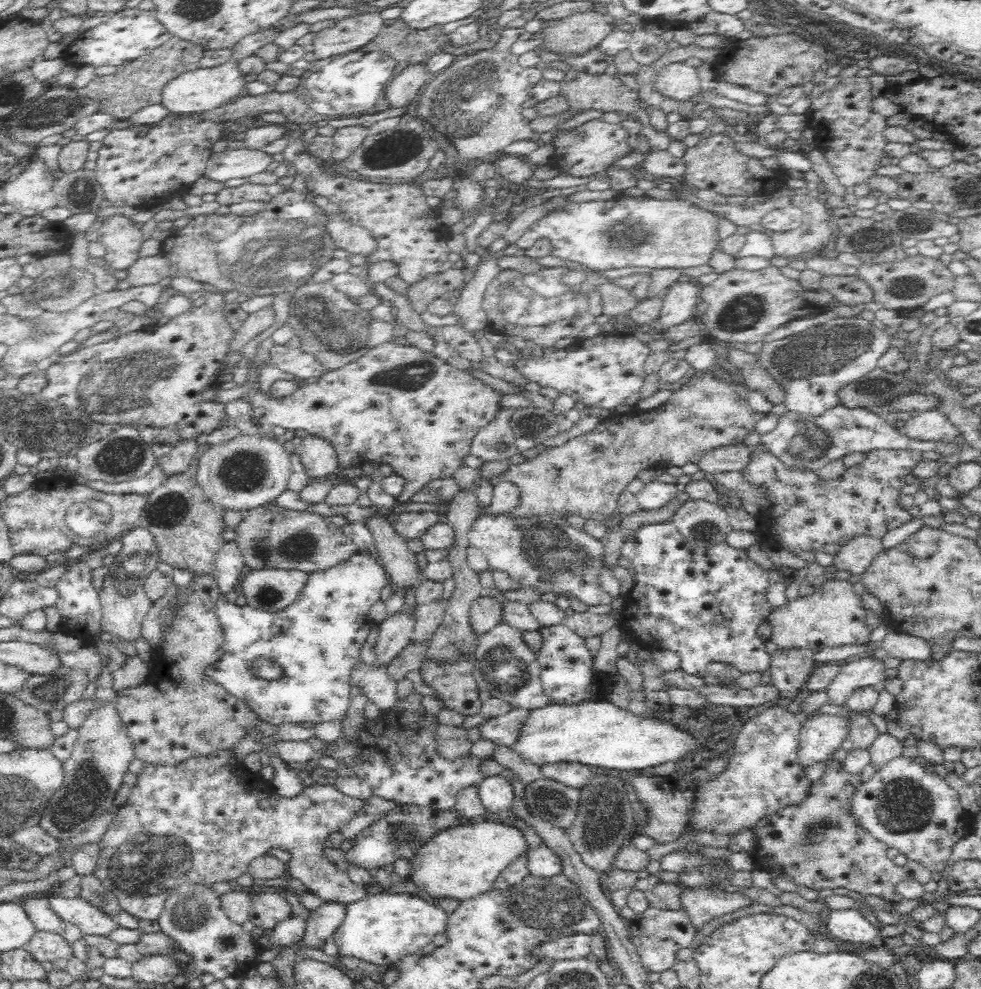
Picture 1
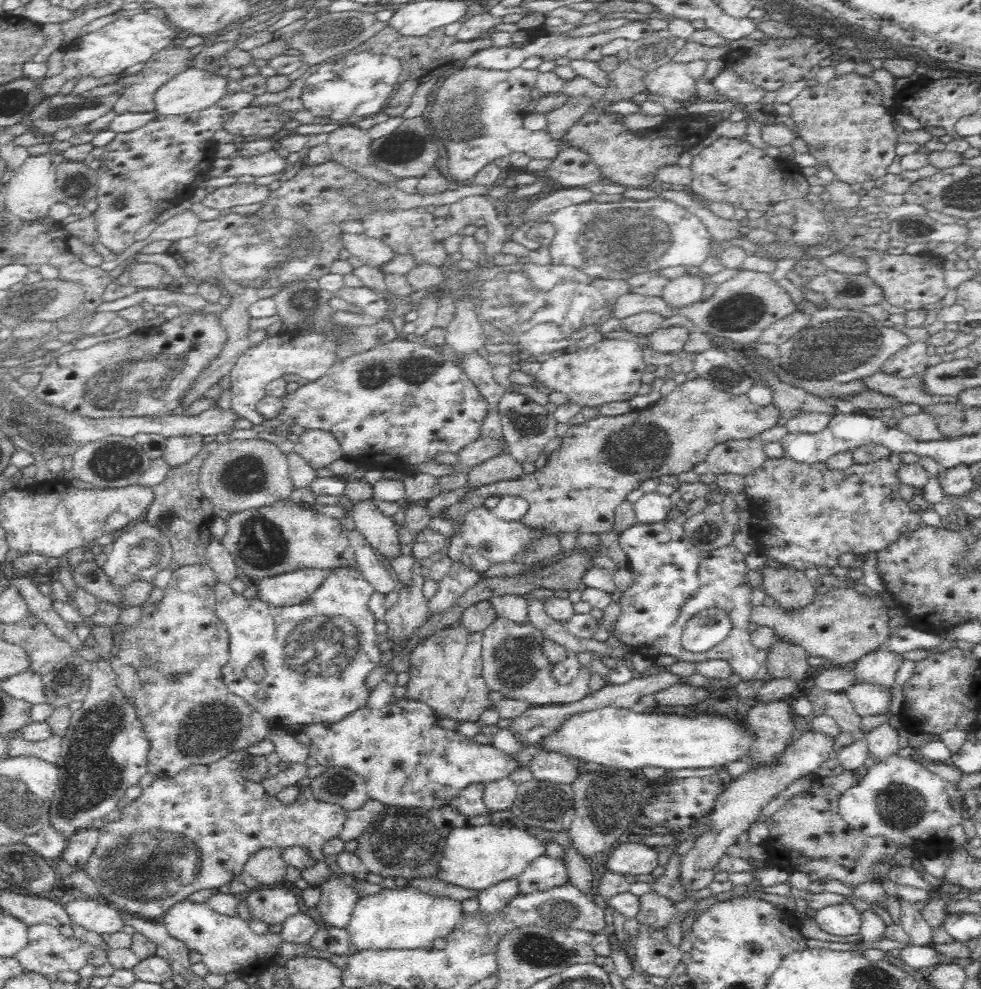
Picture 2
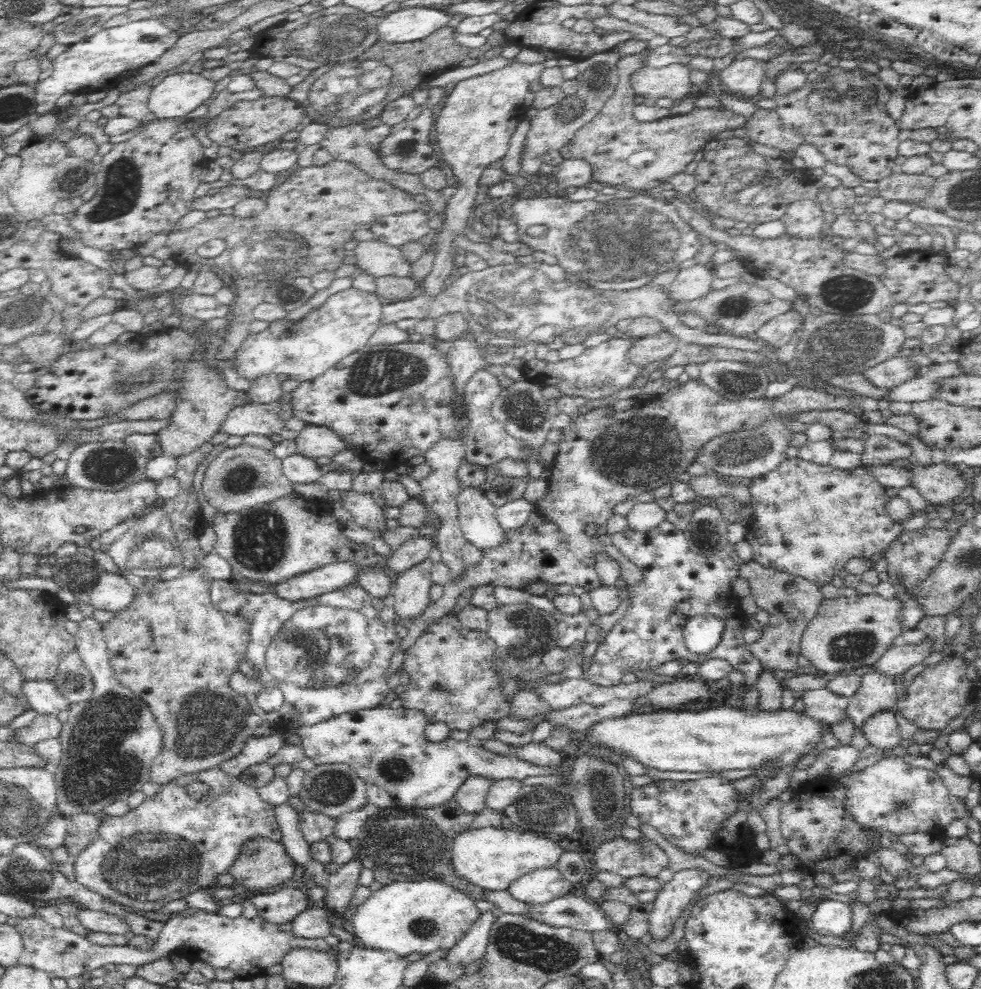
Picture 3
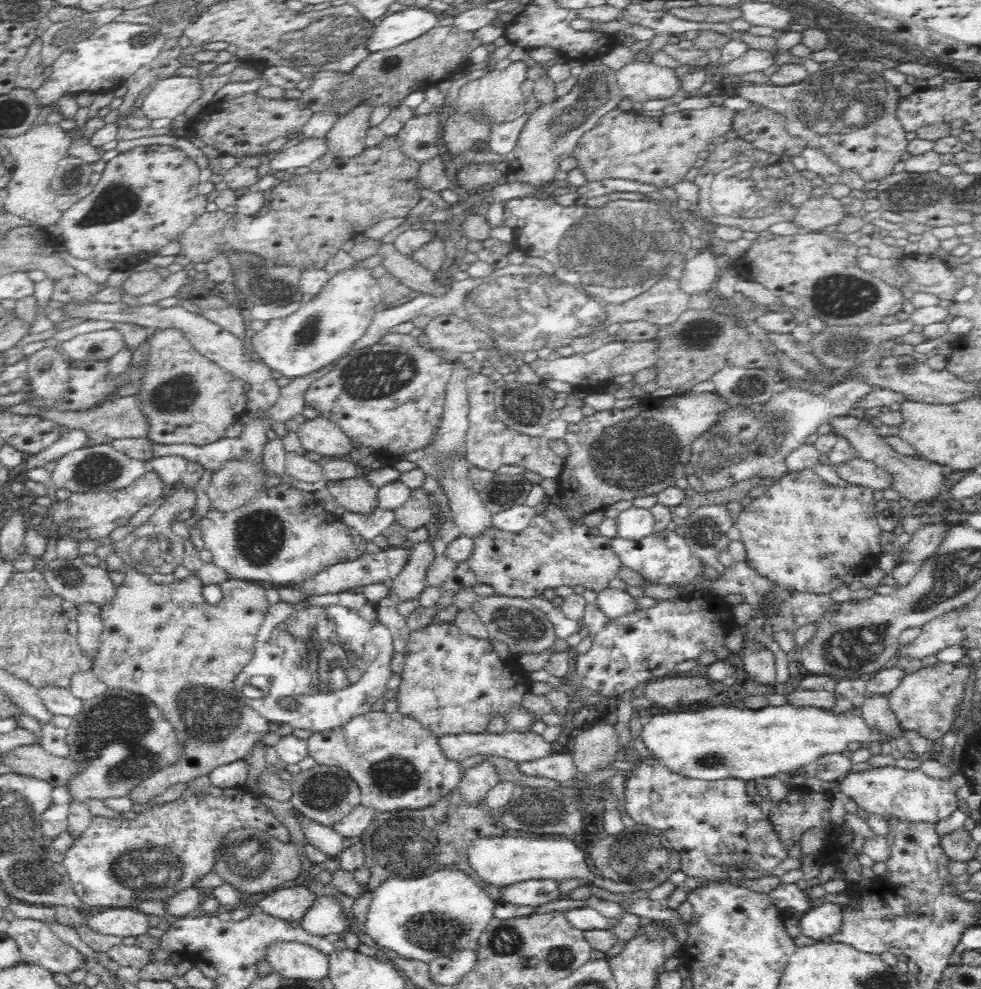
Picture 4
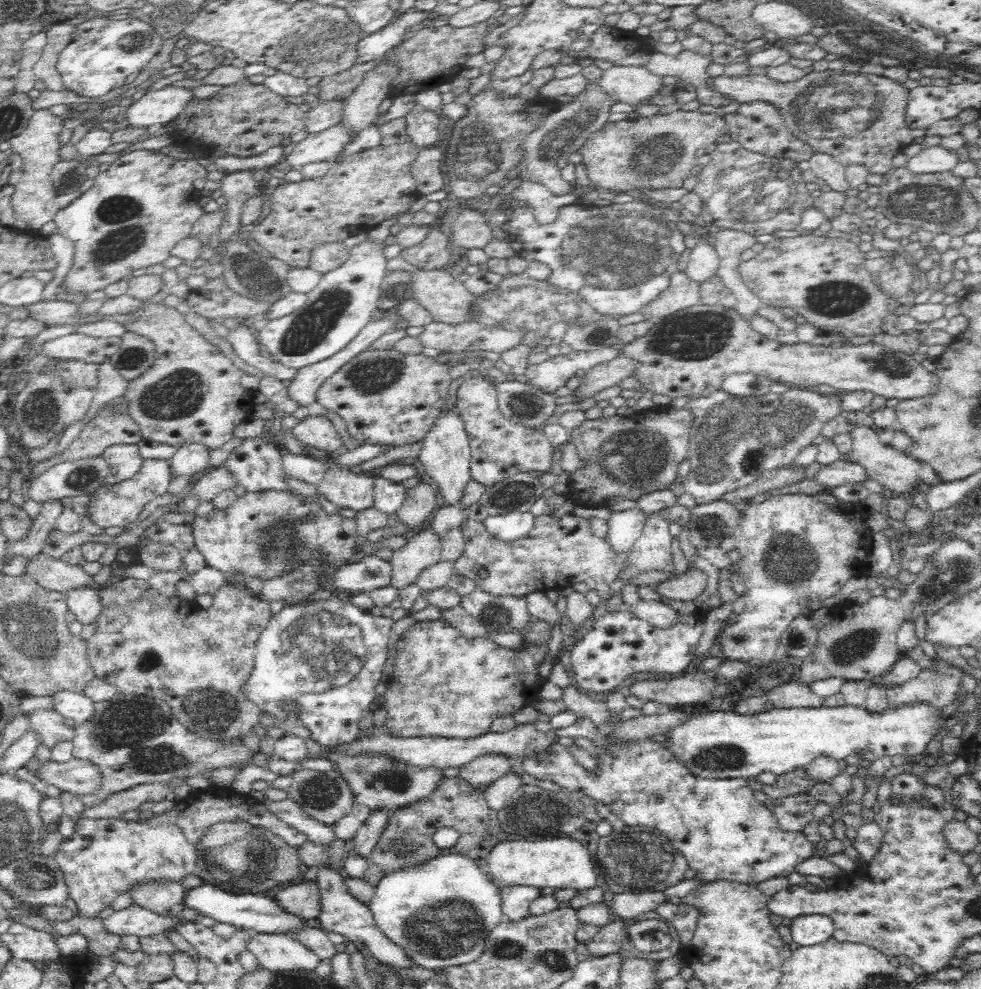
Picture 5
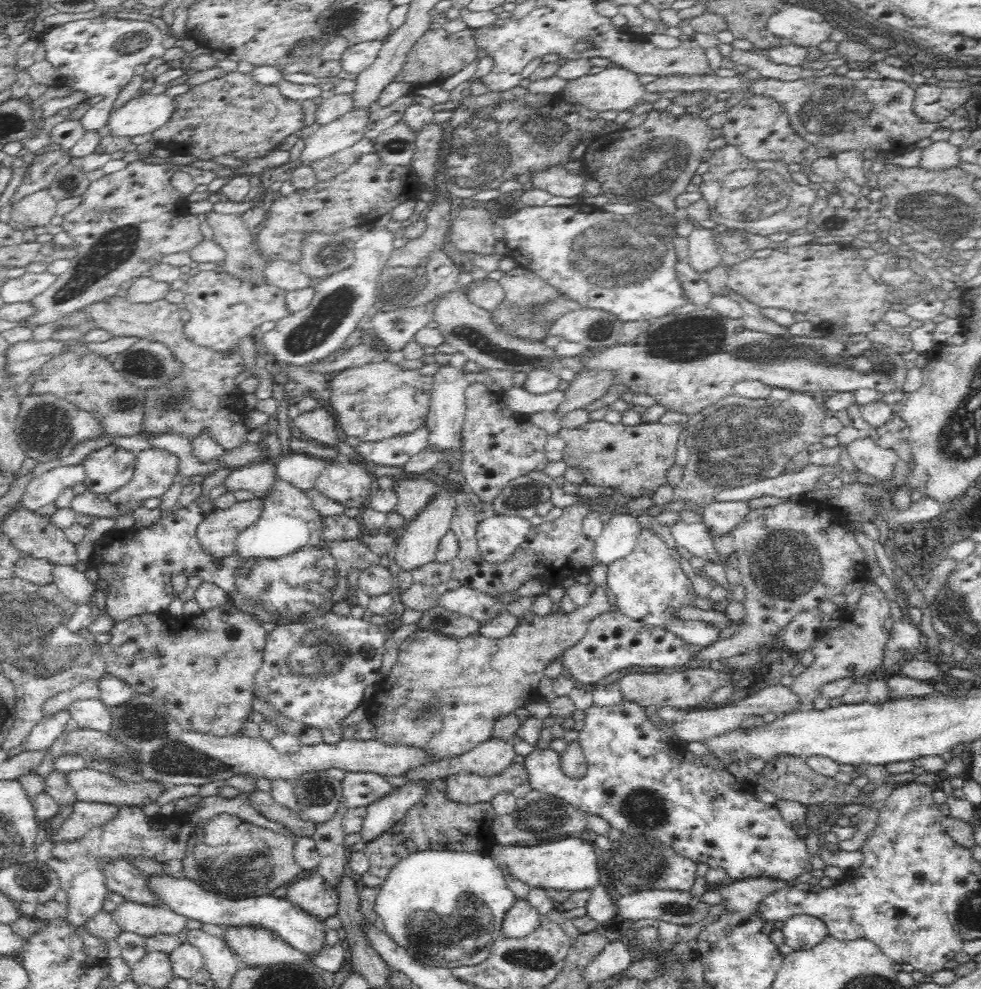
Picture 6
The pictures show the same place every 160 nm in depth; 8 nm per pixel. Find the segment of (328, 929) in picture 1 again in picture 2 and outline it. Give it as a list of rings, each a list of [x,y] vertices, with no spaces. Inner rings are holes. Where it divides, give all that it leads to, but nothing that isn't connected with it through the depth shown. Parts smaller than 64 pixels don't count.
[[[352,875],[340,877],[319,884],[321,899],[315,906],[319,910],[324,922],[331,927],[345,928],[351,919],[358,893],[352,888],[356,878]]]

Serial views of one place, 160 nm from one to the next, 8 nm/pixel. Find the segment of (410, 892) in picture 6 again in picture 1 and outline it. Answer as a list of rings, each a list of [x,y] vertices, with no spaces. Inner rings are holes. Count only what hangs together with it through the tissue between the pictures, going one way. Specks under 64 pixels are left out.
[[[388,892],[370,895],[358,902],[351,902],[345,907],[344,920],[333,934],[333,939],[339,948],[339,956],[353,956],[380,966],[395,964],[400,958],[406,957],[408,953],[421,953],[420,949],[430,944],[432,937],[445,932],[449,916],[444,909],[434,905],[426,897]]]

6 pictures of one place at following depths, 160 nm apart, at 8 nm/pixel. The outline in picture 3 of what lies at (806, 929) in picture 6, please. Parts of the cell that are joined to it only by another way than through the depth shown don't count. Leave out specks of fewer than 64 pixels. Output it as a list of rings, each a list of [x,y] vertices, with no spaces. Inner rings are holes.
[[[826,899],[819,901],[809,924],[814,932],[822,936],[843,937],[851,930],[852,907],[841,901]]]

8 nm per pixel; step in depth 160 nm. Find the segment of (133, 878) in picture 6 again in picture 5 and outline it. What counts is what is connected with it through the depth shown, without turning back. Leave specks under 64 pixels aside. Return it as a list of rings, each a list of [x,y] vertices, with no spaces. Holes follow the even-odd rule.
[[[146,881],[144,884],[132,885],[129,893],[134,905],[165,917],[175,917],[186,907],[186,891],[179,882]]]

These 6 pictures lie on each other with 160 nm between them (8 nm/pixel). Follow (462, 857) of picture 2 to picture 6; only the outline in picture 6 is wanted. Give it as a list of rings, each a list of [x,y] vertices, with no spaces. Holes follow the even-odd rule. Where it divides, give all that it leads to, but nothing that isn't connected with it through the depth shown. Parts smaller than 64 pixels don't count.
[[[566,838],[550,841],[536,846],[506,846],[495,844],[489,854],[504,874],[511,874],[516,880],[525,882],[533,888],[553,888],[576,892],[591,890],[600,883],[600,873],[596,865],[596,854],[590,844],[580,838]]]

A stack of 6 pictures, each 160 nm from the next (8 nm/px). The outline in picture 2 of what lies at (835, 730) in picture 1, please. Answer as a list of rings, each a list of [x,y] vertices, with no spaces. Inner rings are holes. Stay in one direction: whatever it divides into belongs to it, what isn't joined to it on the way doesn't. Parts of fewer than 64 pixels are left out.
[[[809,731],[802,734],[788,748],[784,750],[782,758],[775,765],[768,765],[763,769],[754,769],[751,773],[741,774],[726,788],[717,799],[712,814],[706,823],[711,824],[711,831],[695,838],[694,846],[681,857],[679,868],[679,881],[684,890],[702,890],[714,882],[714,866],[727,852],[728,846],[735,844],[736,837],[748,828],[762,808],[769,804],[780,792],[786,791],[794,780],[813,773],[824,760],[832,757],[834,751],[834,738]]]

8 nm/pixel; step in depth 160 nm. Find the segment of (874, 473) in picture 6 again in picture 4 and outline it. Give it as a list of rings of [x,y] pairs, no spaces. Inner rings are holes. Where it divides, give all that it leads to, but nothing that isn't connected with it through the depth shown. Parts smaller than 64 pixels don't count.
[[[861,413],[856,416],[832,418],[828,423],[838,436],[848,439],[850,446],[856,451],[856,457],[873,462],[878,468],[884,468],[884,471],[890,474],[892,484],[889,488],[898,492],[900,497],[920,503],[930,500],[942,492],[942,485],[945,482],[942,464],[936,464],[920,456],[909,457],[898,454],[886,444],[884,437],[876,432],[876,427],[872,423],[868,423]]]

